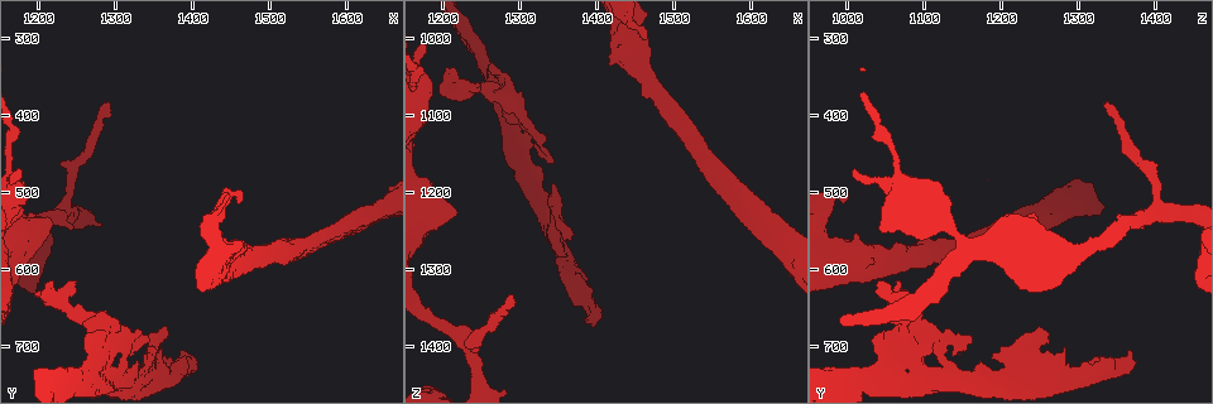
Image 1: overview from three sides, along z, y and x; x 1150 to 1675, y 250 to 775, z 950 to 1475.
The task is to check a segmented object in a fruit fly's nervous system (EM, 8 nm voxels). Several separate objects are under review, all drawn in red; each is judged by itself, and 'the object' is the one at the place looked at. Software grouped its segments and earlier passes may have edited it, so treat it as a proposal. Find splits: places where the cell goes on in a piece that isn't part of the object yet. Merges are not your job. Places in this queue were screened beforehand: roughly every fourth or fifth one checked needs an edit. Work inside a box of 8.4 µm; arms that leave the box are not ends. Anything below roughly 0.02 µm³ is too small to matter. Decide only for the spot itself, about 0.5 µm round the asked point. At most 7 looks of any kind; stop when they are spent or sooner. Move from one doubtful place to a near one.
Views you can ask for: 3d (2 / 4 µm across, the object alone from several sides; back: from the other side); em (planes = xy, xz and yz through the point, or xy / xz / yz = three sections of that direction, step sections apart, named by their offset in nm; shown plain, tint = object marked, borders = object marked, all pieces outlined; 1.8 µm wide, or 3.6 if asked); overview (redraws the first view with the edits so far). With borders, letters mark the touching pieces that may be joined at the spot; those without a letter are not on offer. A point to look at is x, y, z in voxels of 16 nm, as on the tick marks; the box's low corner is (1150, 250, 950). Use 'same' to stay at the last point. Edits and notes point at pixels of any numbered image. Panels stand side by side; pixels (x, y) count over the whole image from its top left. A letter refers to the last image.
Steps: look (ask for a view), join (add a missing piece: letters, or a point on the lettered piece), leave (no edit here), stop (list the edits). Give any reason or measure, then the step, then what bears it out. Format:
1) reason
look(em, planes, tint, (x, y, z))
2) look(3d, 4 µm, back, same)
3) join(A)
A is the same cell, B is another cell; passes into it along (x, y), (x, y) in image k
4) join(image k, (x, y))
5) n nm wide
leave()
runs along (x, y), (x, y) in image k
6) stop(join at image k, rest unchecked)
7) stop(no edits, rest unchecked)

touches itself
look(3d, 2 µm, back, (1310, 715, 1120))

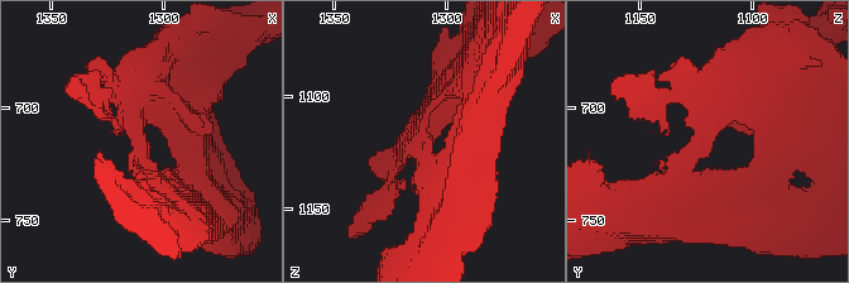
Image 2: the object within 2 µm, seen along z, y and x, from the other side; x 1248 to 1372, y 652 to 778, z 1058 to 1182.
look(em, xz, step 4, plain, (1310, 717, 1124))

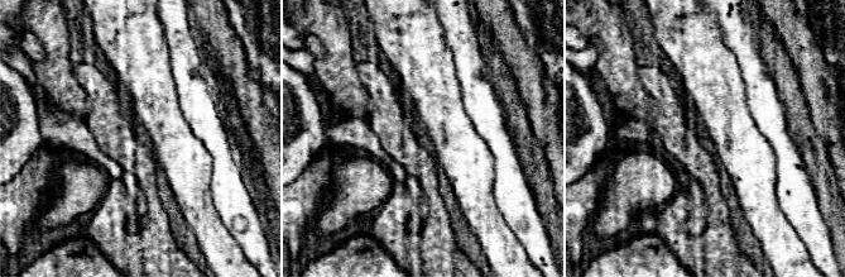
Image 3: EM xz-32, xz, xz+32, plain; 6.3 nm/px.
what lies round it
look(em, xz, step 4, borders, same)

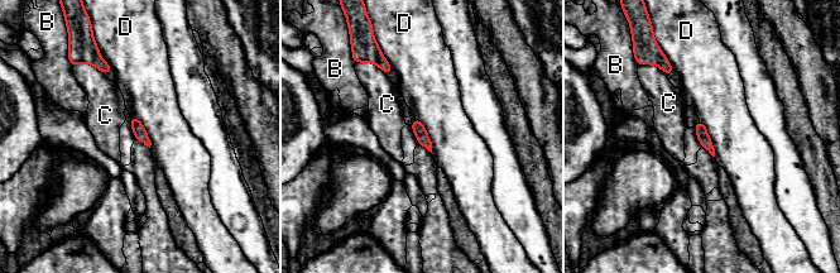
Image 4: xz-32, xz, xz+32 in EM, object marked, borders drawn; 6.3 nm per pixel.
leave()
B, C and D are other cells; border along (414, 116), (422, 123), (432, 152) in image 4; no lettered piece goes on from it

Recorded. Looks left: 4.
free end
look(3d, 2 µm, (1220, 620, 1035))

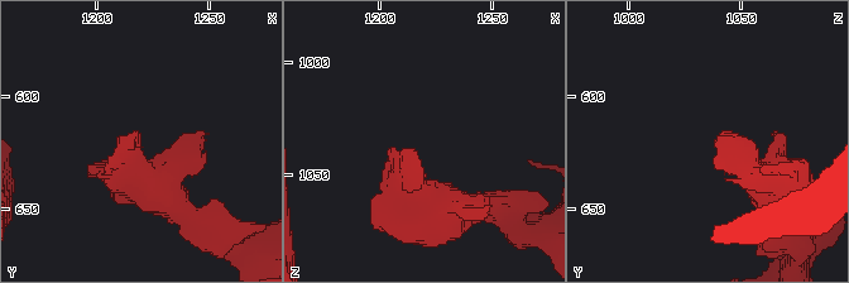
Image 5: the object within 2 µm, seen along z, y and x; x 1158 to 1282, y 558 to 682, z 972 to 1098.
shape alone is not enough
look(em, planes, borders, (1215, 621, 1038))

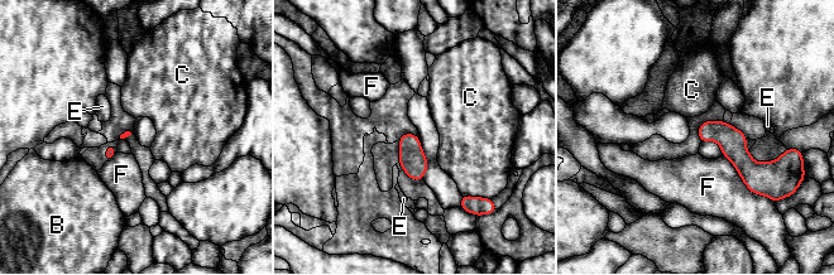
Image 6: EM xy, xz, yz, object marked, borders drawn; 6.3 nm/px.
leave()
B, C, E and F are other cells; border along (461, 194), (475, 197) in image 6; no lettered piece goes on from it

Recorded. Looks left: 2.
branch stops here
look(3d, 2 µm, back, (1465, 515, 995))

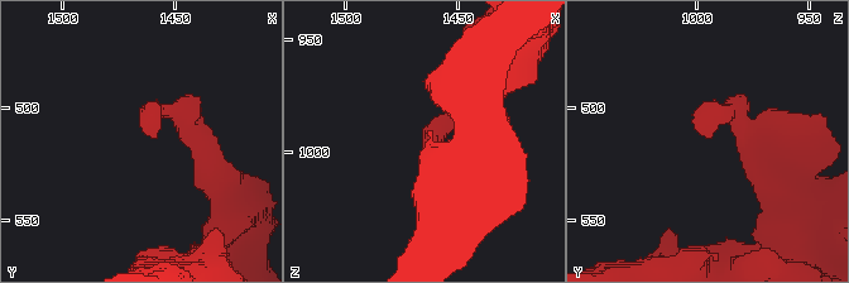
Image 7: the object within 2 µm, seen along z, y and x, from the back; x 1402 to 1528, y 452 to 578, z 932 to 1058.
now the EM
look(em, planes, borders, (1461, 512, 994))

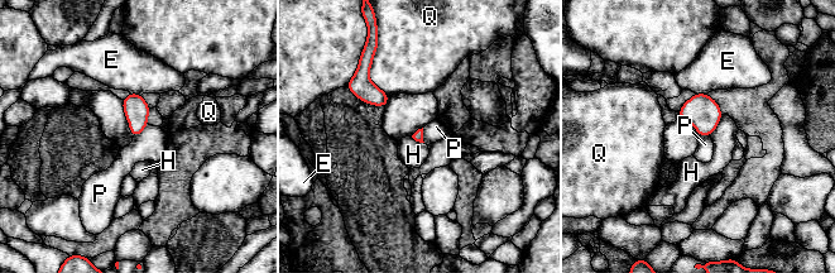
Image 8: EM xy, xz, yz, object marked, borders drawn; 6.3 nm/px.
leave()
E, H, P and Q are other cells; border along (148, 124), (133, 138) in image 8; no lettered piece goes on from it

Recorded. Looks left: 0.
stop(no edits, rest unchecked)

